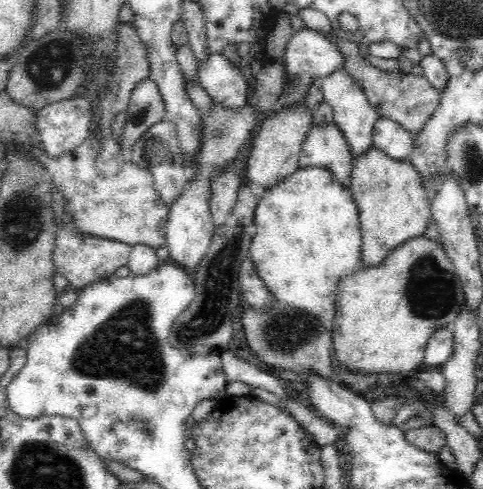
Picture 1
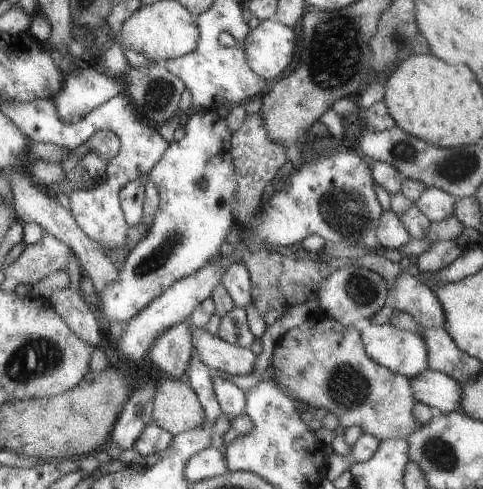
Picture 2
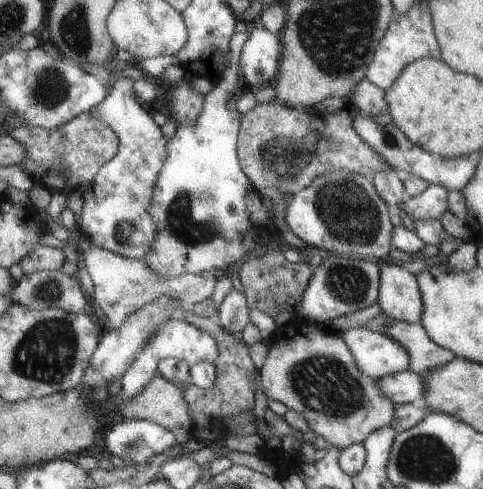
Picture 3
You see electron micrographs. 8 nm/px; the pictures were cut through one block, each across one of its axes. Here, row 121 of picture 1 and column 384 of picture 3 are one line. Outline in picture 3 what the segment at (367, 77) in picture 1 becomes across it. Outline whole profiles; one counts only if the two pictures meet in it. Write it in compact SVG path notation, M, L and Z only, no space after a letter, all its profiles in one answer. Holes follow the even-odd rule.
M295 316L291 322L275 328L273 338L267 342L271 348L261 368L263 398L299 412L307 420L309 432L325 438L339 450L363 444L375 430L391 426L397 408L379 390L379 378L365 376L355 366L353 354L341 334L329 330L325 324L305 322Z

